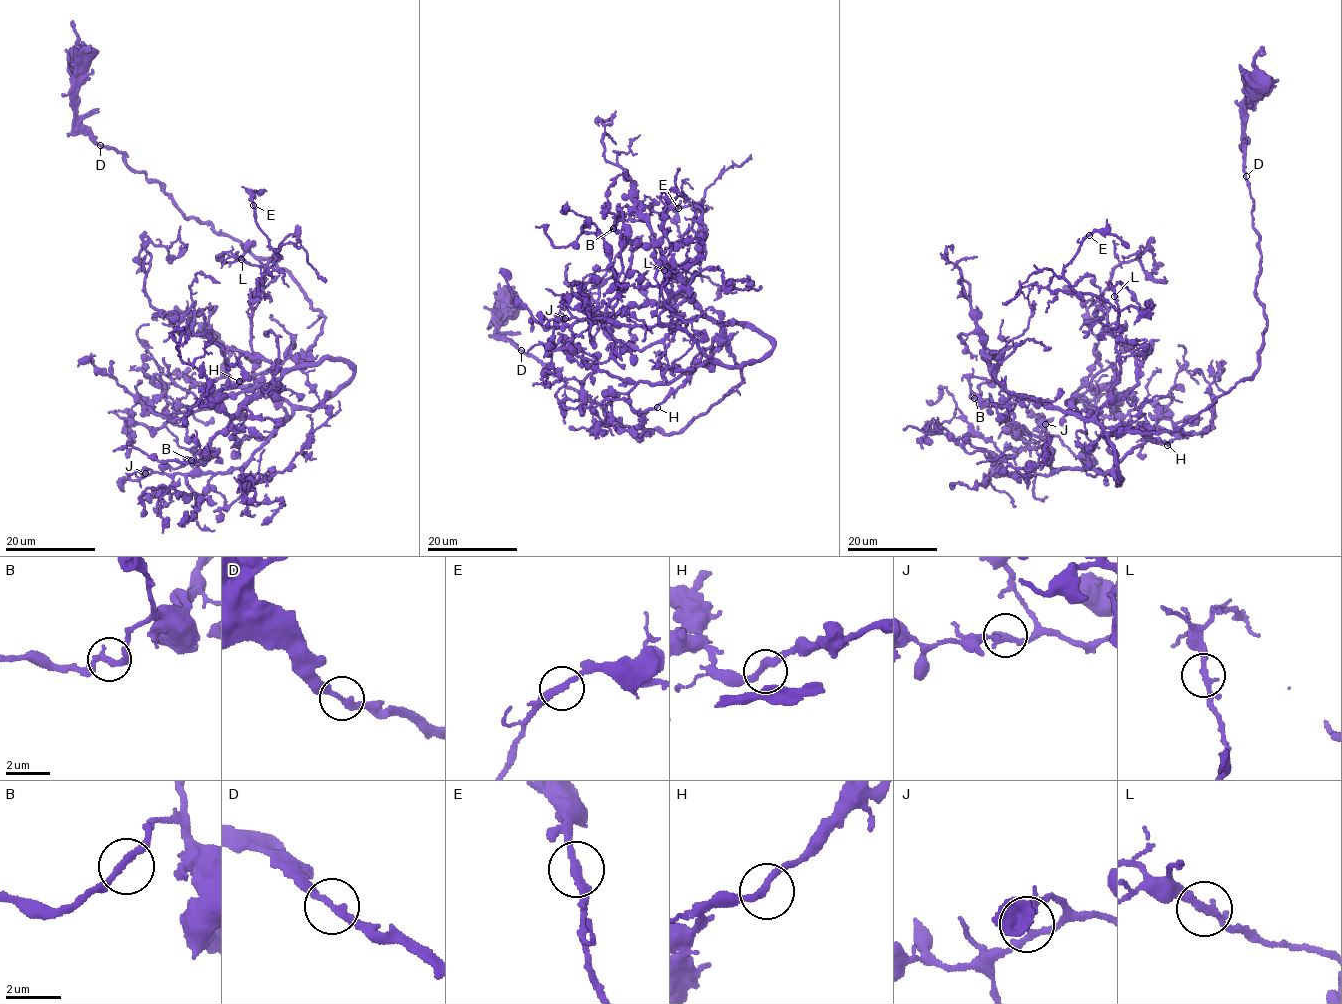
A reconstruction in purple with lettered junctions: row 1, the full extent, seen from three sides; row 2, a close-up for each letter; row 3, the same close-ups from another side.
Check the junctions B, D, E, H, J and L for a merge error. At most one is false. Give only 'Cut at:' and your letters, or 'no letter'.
Cut at: no letter

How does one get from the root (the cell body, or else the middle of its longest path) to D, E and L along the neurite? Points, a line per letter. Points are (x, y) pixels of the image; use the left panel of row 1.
D: (81, 57), (84, 54), (87, 57), (88, 67), (77, 91), (77, 120), (79, 127), (99, 145)
E: (81, 57), (79, 127), (321, 313), (287, 369), (252, 347), (278, 255), (253, 205)
L: (81, 57), (79, 127), (183, 216), (285, 269), (320, 312), (303, 363), (253, 350), (264, 269), (241, 259)

